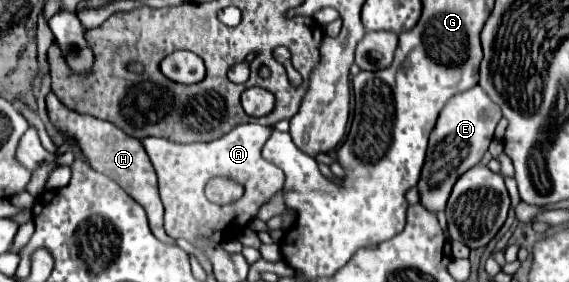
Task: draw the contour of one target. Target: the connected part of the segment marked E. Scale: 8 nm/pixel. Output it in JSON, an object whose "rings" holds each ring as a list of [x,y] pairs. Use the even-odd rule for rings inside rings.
{"rings":[[[480,85],[454,95],[444,105],[436,121],[436,127],[430,133],[428,153],[422,167],[422,177],[418,181],[420,203],[426,209],[442,211],[446,207],[446,201],[450,197],[450,191],[456,179],[468,169],[472,169],[474,165],[478,165],[482,155],[488,151],[488,145],[494,137],[494,127],[500,119],[502,119],[502,113],[498,105],[486,95],[486,91]]]}

